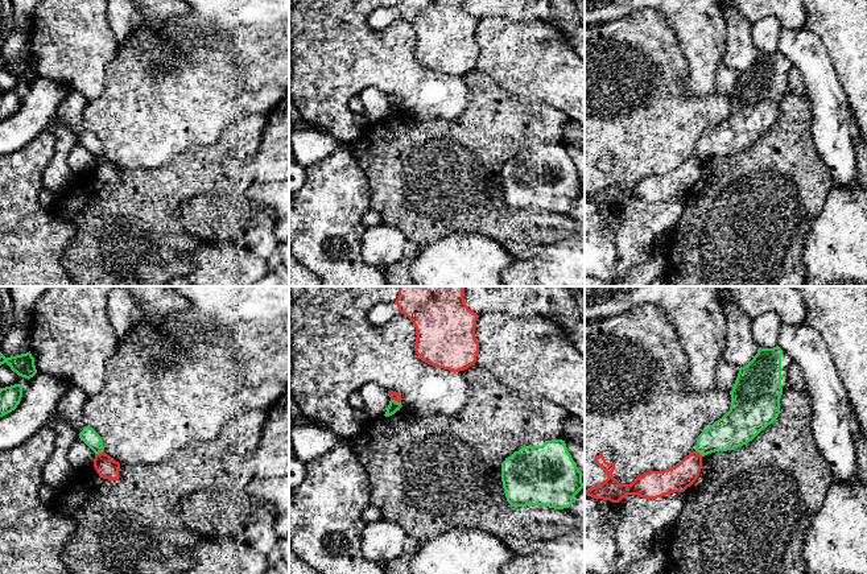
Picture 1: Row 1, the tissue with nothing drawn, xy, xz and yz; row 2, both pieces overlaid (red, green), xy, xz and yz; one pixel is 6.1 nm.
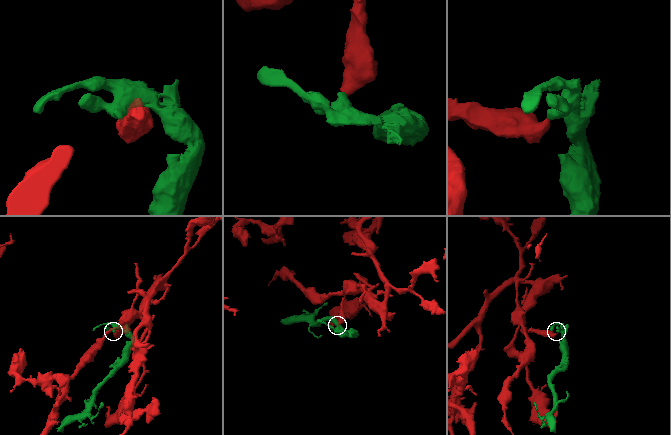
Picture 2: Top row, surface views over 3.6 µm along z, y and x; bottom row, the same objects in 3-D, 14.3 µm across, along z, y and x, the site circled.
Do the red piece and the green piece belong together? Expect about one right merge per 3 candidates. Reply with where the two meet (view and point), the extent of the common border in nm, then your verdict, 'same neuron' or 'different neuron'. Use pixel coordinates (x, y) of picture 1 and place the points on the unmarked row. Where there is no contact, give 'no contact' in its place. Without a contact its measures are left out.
contact xz (396, 104); length 70 nm; different neuron

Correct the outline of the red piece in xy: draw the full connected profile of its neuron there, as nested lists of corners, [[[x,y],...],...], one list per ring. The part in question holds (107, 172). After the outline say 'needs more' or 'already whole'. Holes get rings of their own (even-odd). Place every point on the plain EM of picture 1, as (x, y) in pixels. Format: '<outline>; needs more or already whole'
[[[104,156],[95,158],[94,172],[103,183],[116,185],[119,182],[120,168]]]; already whole

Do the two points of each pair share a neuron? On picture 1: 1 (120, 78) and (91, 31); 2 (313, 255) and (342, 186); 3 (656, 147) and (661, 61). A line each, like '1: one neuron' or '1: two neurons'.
1: two neurons
2: one neuron
3: one neuron

